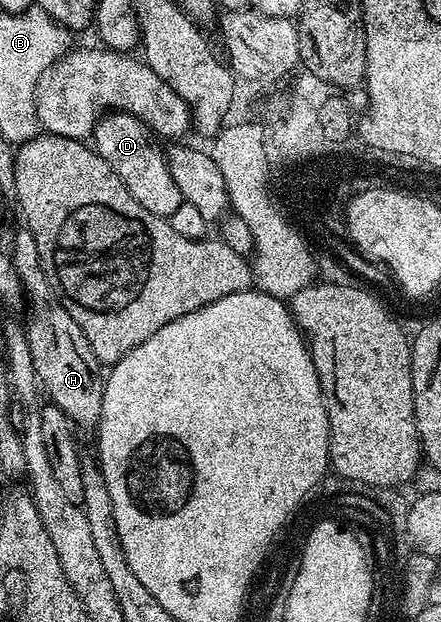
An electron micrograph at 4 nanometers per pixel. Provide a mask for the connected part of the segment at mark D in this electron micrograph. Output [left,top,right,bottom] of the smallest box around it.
[91,112,183,219]

